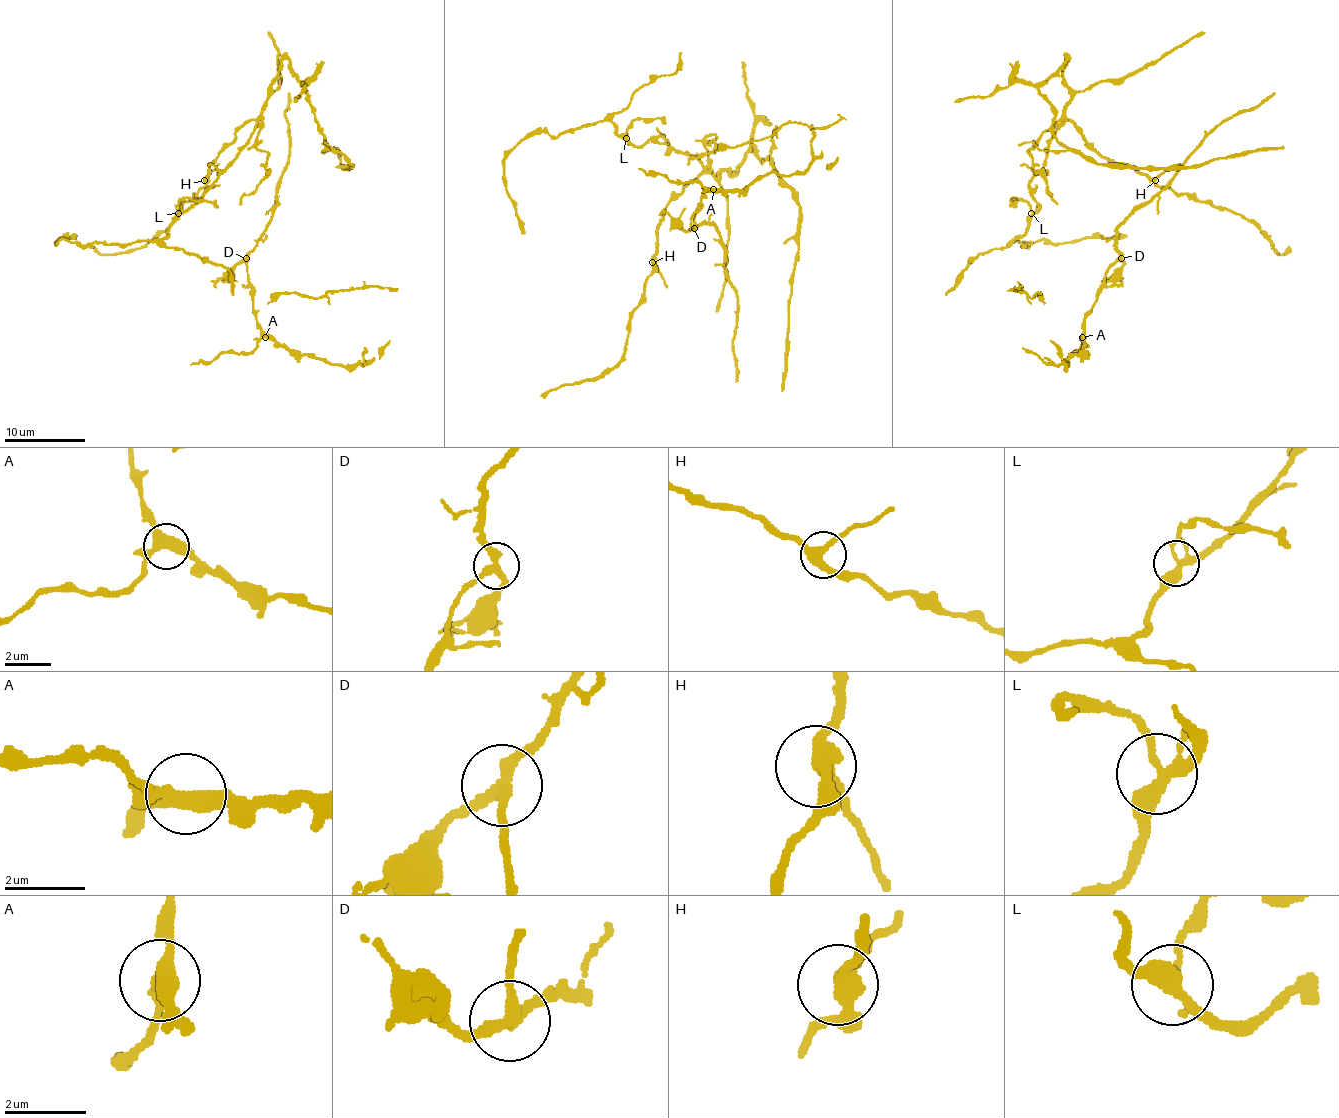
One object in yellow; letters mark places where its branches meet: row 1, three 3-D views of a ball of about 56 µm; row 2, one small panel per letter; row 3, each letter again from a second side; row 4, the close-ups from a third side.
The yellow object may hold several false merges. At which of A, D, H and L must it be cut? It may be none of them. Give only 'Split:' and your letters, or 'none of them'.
Split: D

